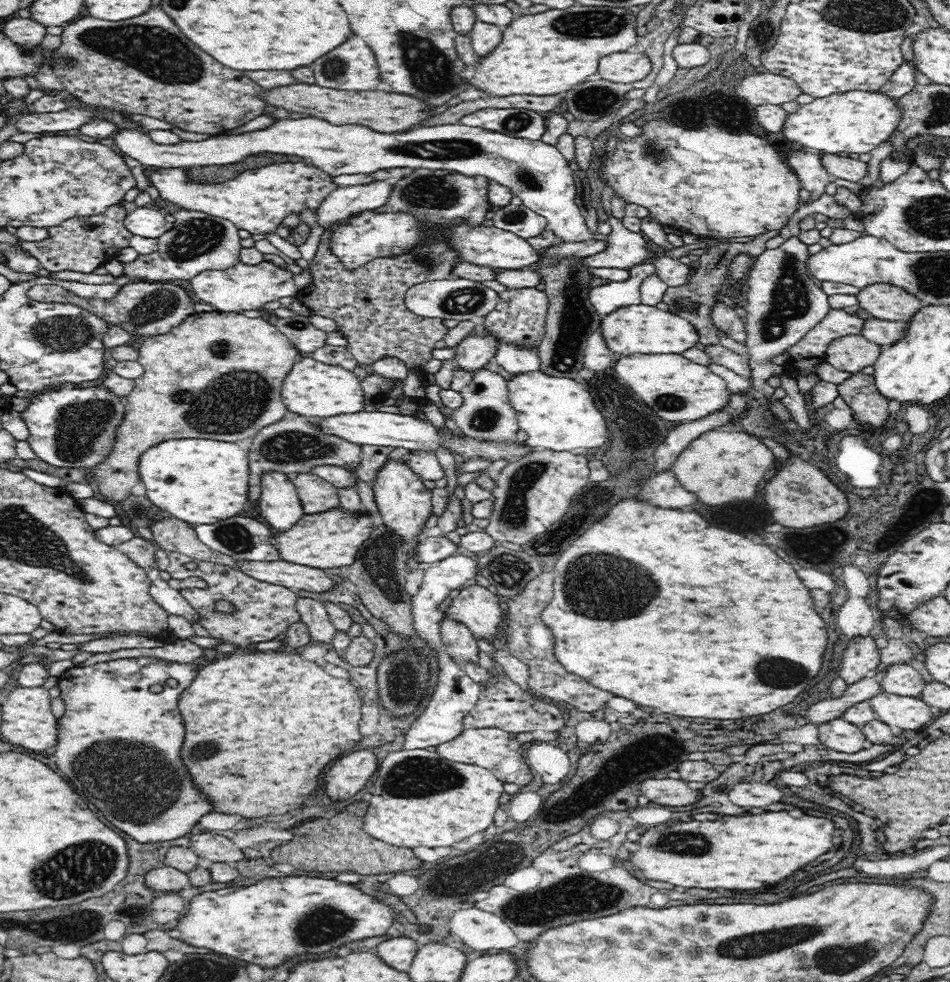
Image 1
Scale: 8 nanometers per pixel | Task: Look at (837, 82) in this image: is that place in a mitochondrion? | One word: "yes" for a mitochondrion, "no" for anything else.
no

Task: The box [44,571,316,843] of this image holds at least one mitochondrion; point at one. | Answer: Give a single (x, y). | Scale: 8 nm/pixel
(135, 788)

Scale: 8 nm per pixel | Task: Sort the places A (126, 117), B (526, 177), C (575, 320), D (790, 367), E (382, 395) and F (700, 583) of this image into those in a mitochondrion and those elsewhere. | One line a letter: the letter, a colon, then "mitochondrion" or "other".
A: other
B: mitochondrion
C: mitochondrion
D: other
E: mitochondrion
F: other

